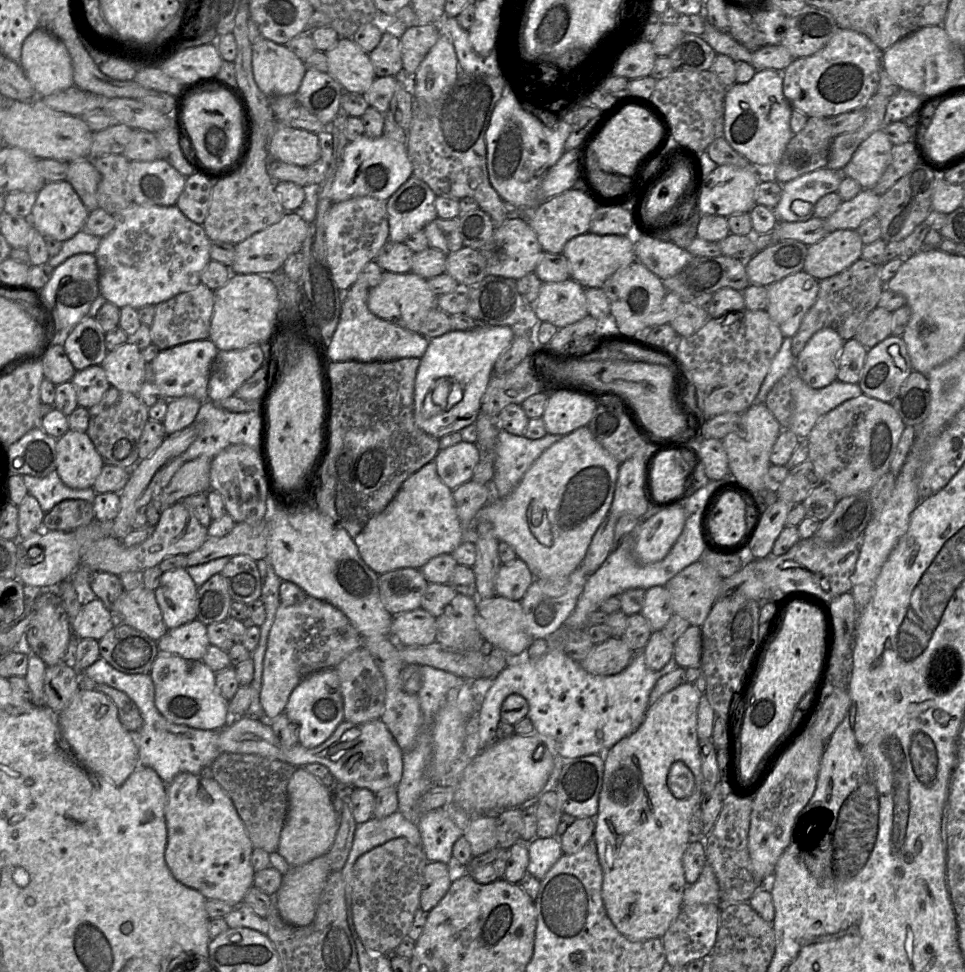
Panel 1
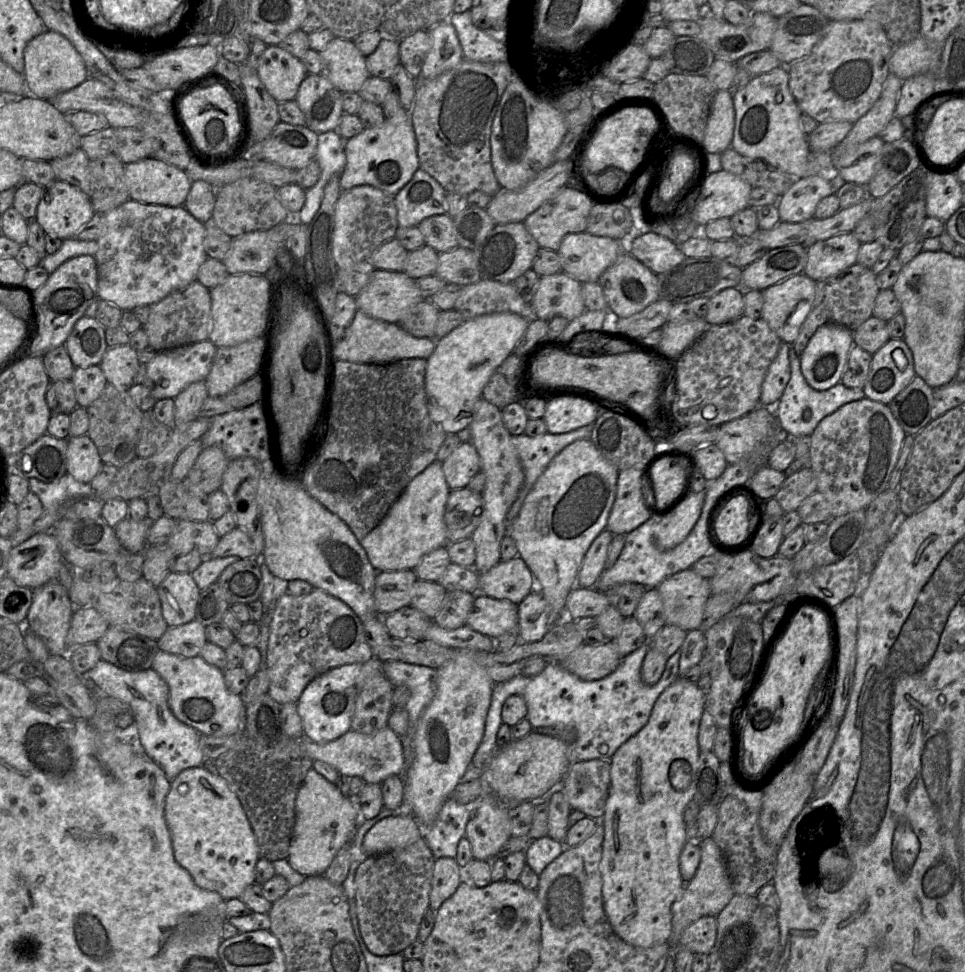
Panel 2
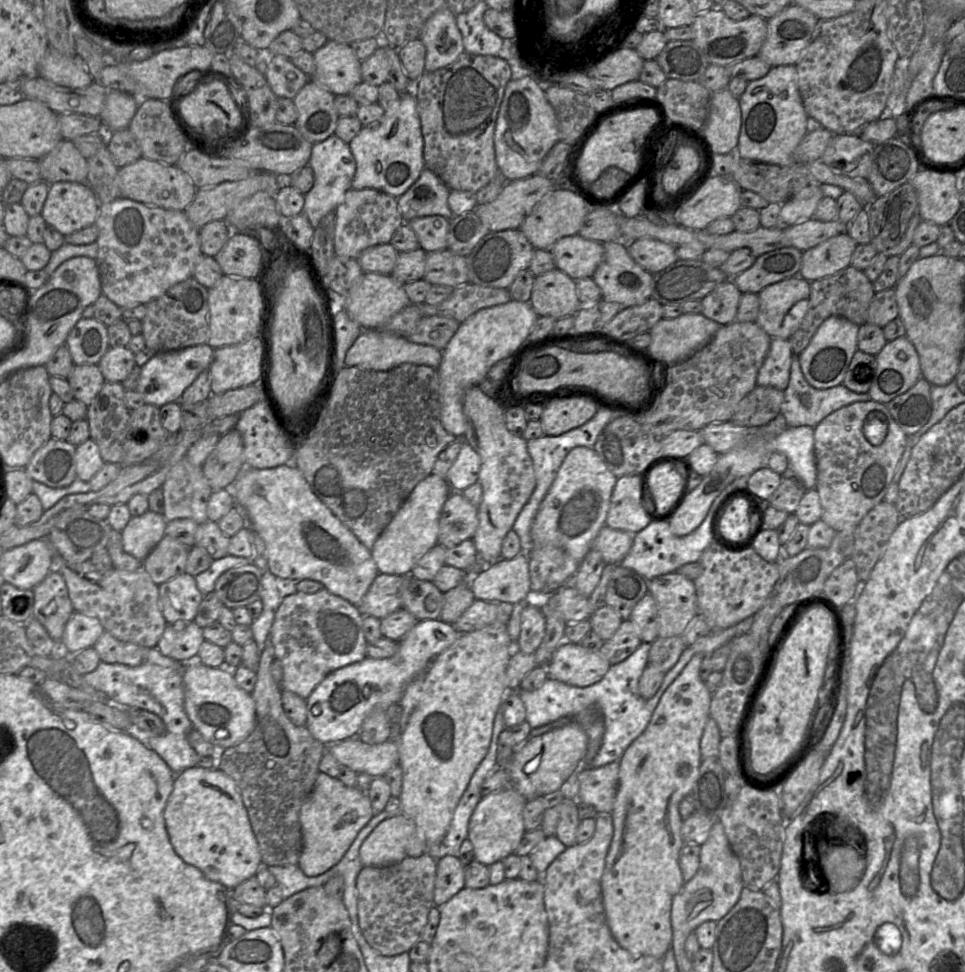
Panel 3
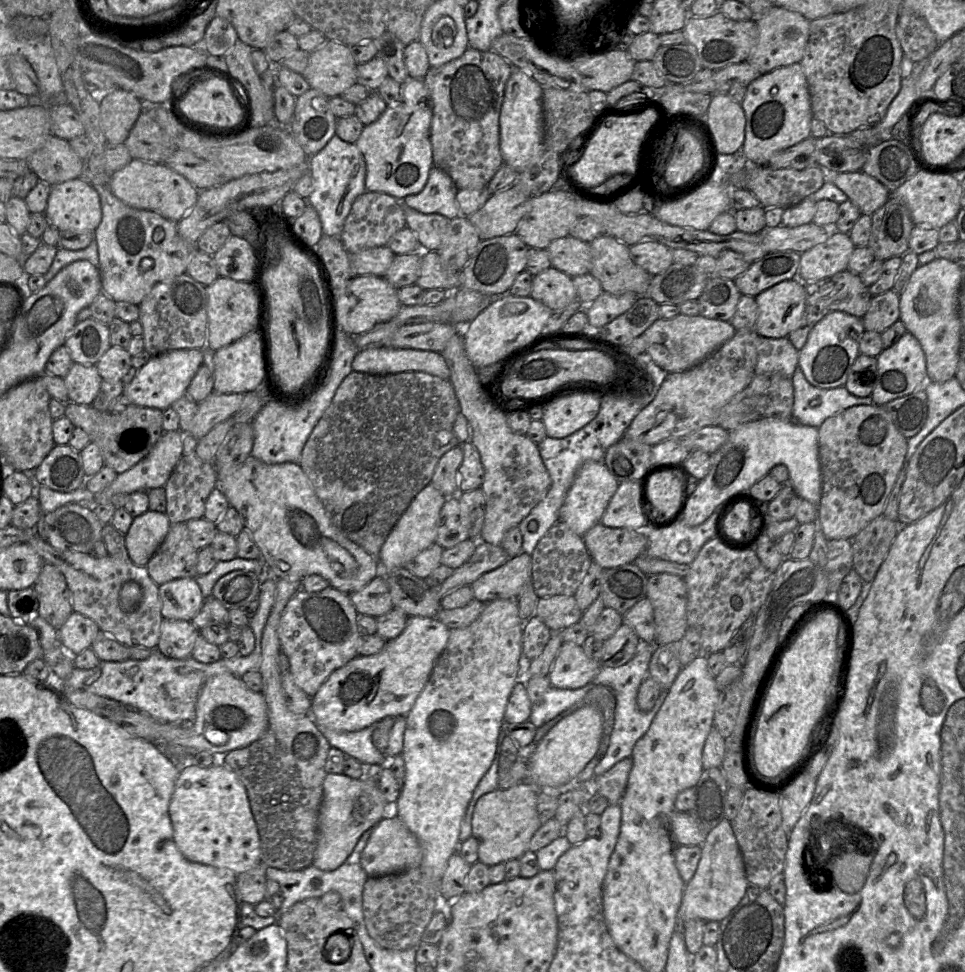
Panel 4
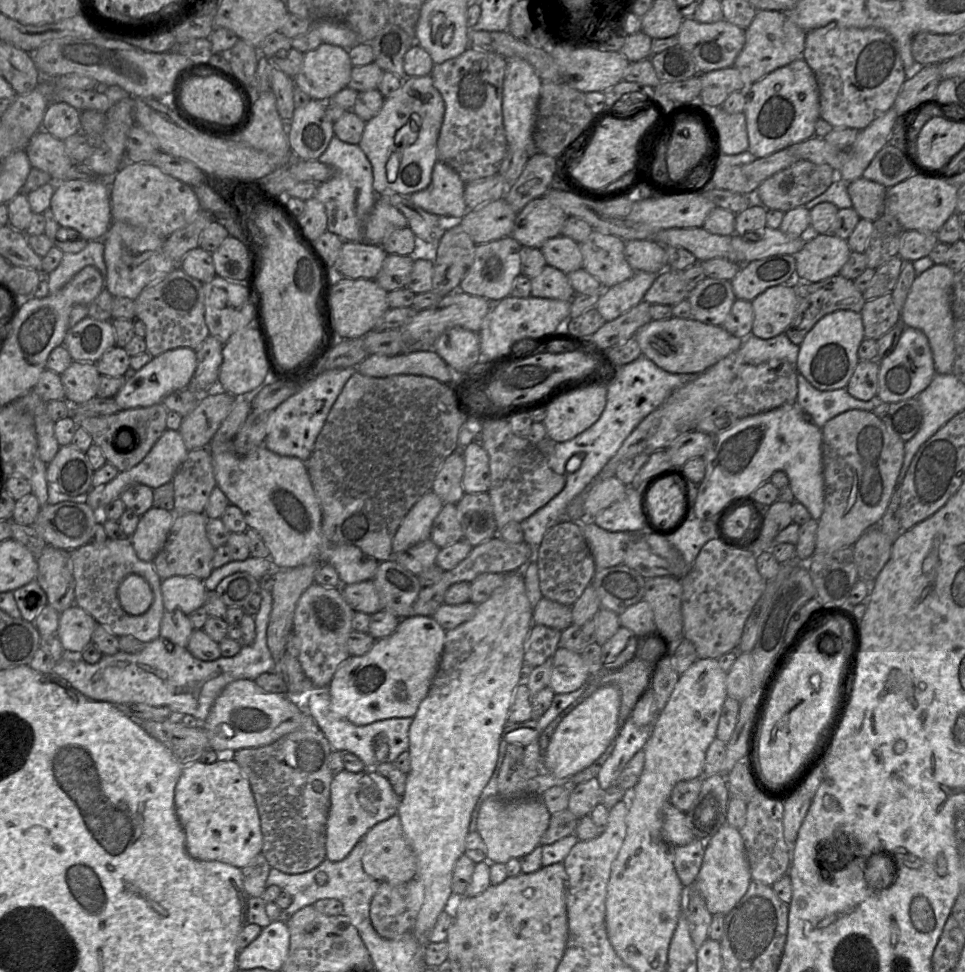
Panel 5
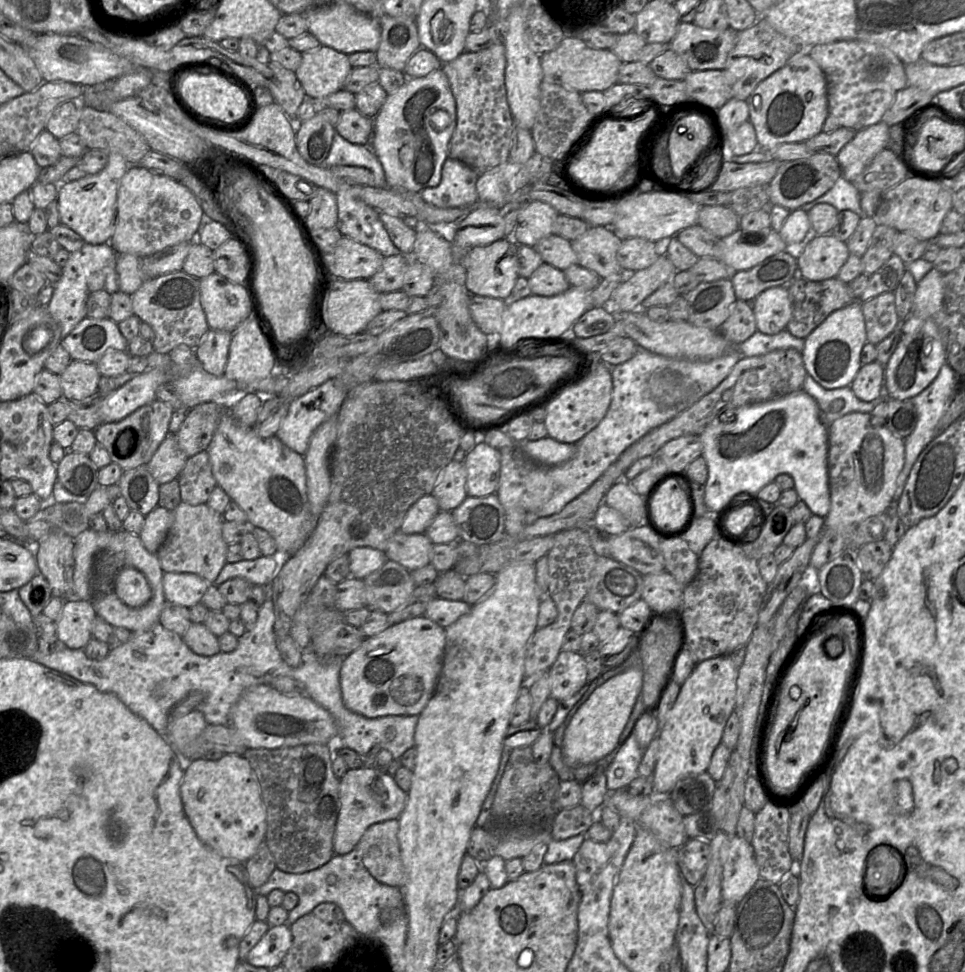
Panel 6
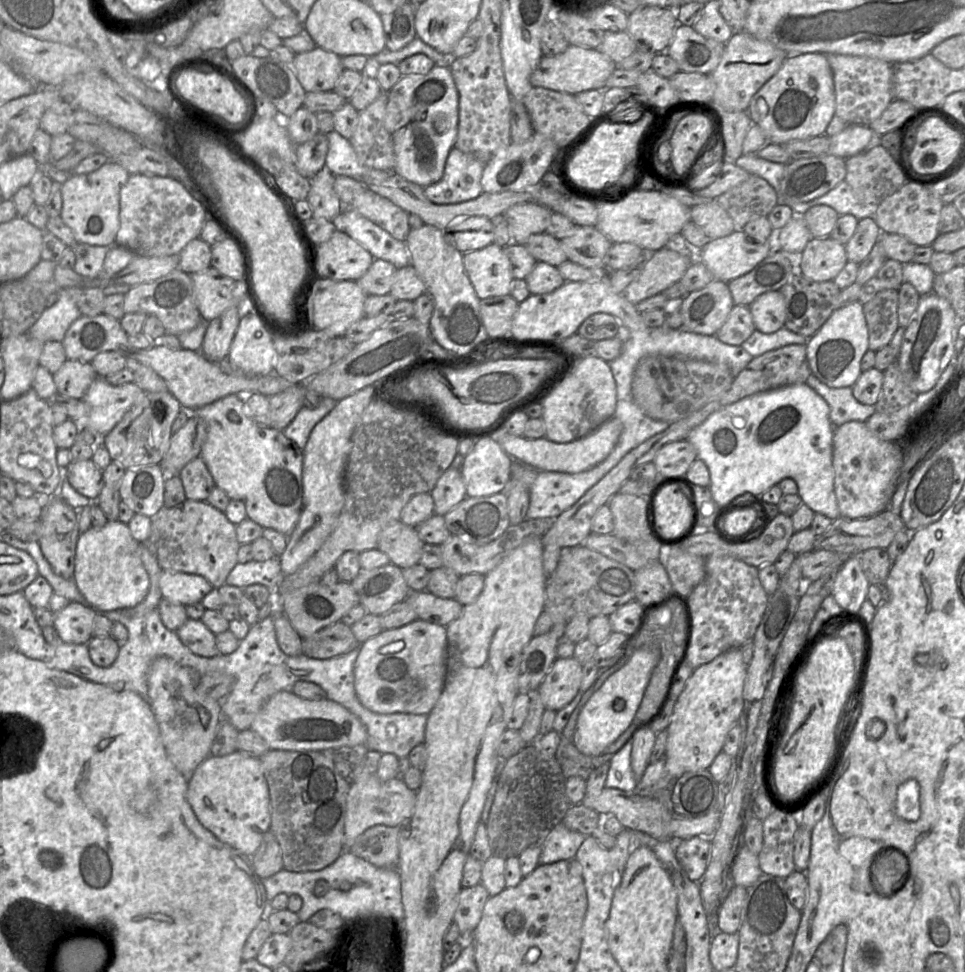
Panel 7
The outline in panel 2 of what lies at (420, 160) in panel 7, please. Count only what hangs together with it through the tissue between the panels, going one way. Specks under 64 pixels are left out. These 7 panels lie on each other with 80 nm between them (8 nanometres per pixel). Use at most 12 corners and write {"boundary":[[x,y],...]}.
{"boundary":[[411,113],[345,141],[342,189],[395,196],[419,169]]}

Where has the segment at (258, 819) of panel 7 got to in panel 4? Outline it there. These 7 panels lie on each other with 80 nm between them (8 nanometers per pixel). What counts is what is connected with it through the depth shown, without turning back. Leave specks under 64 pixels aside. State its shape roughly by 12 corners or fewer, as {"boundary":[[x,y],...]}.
{"boundary":[[227,766],[180,769],[169,804],[189,861],[261,863],[247,790]]}

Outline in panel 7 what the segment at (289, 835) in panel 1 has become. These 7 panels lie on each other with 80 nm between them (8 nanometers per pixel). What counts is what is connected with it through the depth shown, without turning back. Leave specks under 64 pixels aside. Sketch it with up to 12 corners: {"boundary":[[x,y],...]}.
{"boundary":[[376,773],[351,782],[344,850],[372,826],[400,827],[416,791]]}

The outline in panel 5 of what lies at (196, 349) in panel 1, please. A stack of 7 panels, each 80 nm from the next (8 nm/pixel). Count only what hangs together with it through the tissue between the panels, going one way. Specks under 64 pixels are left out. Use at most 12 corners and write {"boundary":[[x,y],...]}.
{"boundary":[[196,350],[165,351],[114,396],[121,410],[162,403],[187,388]]}

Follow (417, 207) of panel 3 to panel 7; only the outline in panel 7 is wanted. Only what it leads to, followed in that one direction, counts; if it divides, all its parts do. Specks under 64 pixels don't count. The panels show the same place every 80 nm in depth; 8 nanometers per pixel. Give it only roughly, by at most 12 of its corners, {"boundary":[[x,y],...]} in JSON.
{"boundary":[[453,147],[440,181],[424,187],[439,205],[483,193],[484,164]]}

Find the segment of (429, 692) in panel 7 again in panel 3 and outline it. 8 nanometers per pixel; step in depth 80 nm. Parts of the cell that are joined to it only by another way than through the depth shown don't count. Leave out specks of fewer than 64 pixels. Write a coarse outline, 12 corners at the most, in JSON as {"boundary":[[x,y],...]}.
{"boundary":[[420,620],[392,657],[331,672],[306,699],[322,743],[353,737],[376,706],[463,633]]}

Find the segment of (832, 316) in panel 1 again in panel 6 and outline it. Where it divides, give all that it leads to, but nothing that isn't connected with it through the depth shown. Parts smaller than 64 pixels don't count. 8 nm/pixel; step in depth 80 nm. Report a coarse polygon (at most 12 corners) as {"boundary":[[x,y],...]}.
{"boundary":[[797,275],[786,330],[806,339],[832,312],[856,301],[838,277]]}

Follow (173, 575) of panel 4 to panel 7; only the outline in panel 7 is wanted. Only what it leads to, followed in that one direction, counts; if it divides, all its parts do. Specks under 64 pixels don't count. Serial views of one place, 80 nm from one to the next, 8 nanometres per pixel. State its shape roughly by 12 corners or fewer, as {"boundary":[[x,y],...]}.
{"boundary":[[207,501],[163,507],[162,570],[219,588],[239,563],[236,525]]}

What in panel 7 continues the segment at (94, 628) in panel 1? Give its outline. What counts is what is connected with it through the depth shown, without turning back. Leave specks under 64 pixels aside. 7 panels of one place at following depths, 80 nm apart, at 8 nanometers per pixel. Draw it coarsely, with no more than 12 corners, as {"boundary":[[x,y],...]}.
{"boundary":[[70,602],[54,613],[63,642],[88,644],[98,613]]}

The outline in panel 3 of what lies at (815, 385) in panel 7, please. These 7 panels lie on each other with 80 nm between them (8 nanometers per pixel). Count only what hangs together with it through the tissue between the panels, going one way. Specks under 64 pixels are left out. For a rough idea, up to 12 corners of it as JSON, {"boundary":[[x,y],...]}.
{"boundary":[[799,355],[780,414],[749,430],[749,437],[774,438],[788,427],[815,428],[826,416],[855,402],[871,400],[843,384],[812,387]]}

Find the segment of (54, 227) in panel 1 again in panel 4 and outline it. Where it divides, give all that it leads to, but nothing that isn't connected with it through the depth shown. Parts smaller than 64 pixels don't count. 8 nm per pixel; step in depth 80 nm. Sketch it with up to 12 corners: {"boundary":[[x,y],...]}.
{"boundary":[[84,177],[54,186],[44,212],[59,231],[92,231],[100,196]]}

